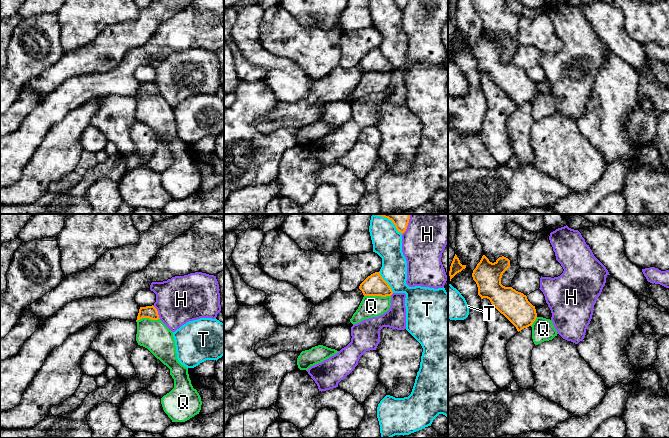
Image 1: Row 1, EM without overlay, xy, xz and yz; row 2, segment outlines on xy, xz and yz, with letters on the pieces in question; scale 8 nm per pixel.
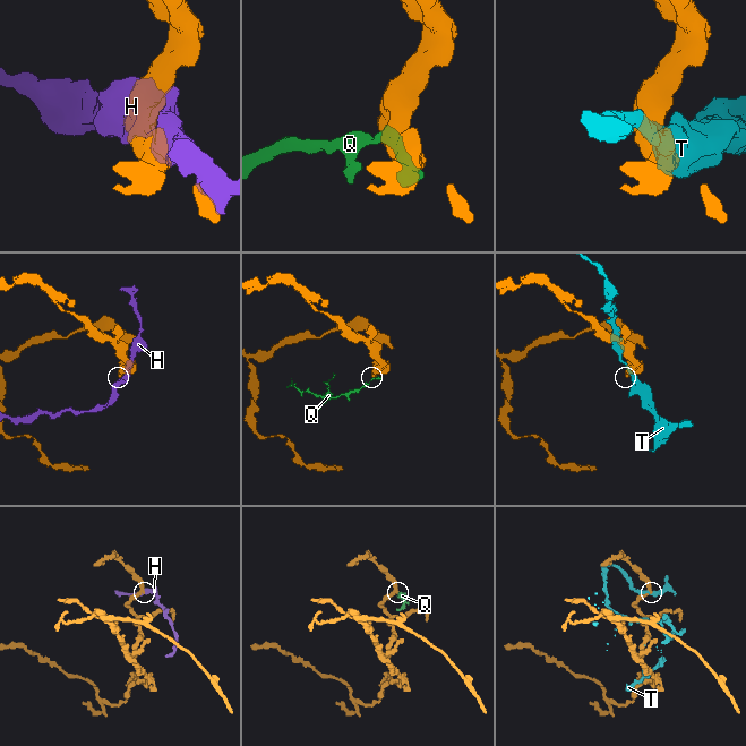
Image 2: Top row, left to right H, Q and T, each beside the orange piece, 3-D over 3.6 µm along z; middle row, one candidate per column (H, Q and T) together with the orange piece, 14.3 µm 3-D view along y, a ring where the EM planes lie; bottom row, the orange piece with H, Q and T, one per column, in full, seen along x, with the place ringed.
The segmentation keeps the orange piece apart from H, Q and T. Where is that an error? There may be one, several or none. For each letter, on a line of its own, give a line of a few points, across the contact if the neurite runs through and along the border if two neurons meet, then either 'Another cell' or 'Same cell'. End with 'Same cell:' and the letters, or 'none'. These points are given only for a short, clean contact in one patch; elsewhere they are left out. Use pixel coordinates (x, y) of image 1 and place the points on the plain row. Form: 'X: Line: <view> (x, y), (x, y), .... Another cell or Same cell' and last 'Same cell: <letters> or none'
H: Another cell
Q: Line: xz (364, 71), (390, 72). Another cell
T: Another cell
Same cell: none

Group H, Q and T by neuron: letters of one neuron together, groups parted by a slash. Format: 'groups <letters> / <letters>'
groups H / Q / T

